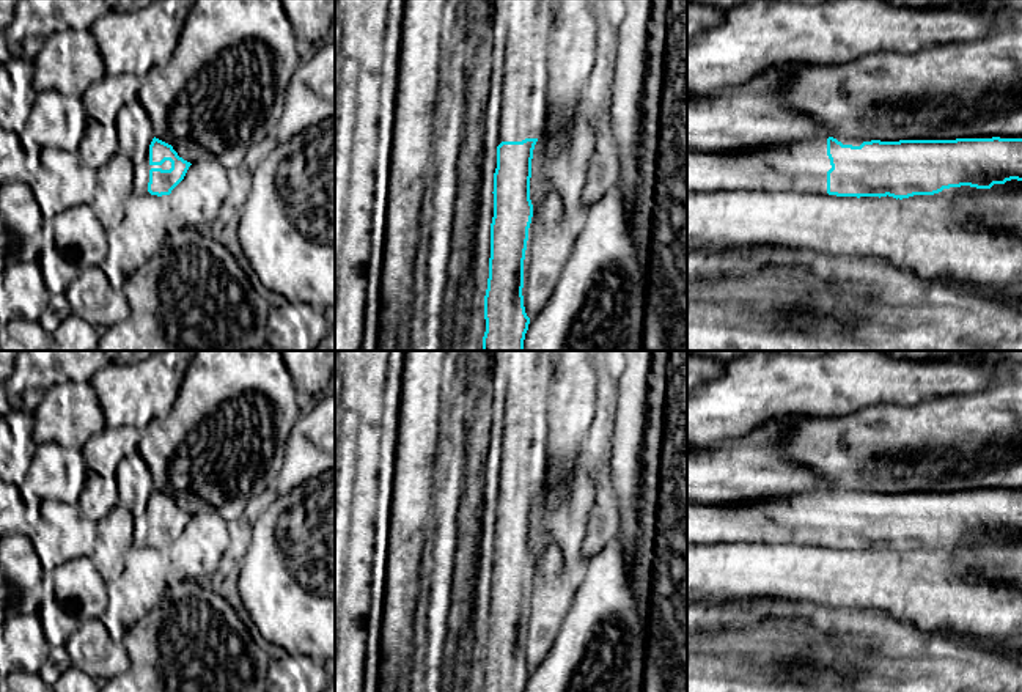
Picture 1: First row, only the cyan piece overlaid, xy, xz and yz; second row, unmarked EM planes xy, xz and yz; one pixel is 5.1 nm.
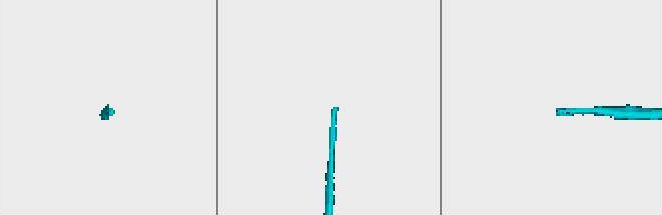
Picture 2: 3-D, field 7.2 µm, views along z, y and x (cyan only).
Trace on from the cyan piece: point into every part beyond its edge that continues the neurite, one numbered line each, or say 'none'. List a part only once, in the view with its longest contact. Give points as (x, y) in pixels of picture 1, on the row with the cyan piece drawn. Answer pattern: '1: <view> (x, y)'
1: yz (802, 167)

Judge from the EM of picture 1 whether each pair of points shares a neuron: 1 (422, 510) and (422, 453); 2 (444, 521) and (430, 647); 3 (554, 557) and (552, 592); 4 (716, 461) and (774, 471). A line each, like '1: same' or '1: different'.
1: same
2: same
3: same
4: same

